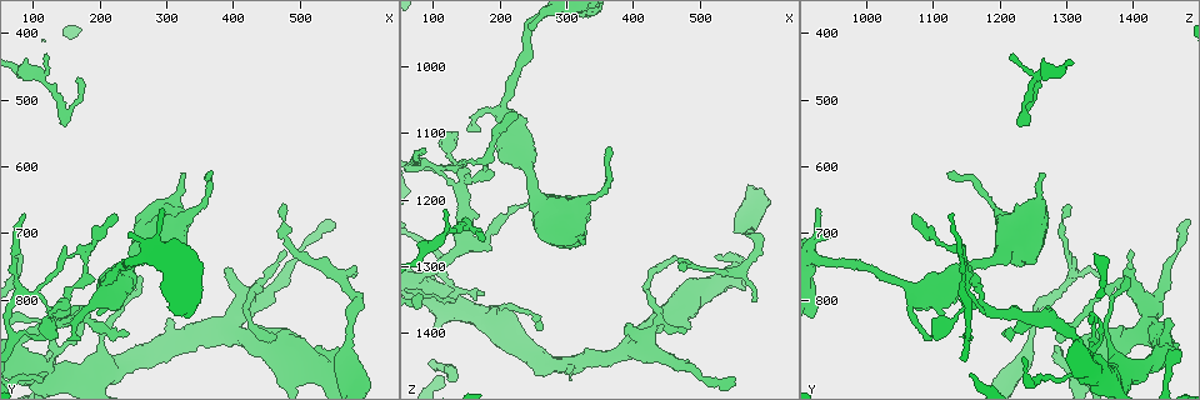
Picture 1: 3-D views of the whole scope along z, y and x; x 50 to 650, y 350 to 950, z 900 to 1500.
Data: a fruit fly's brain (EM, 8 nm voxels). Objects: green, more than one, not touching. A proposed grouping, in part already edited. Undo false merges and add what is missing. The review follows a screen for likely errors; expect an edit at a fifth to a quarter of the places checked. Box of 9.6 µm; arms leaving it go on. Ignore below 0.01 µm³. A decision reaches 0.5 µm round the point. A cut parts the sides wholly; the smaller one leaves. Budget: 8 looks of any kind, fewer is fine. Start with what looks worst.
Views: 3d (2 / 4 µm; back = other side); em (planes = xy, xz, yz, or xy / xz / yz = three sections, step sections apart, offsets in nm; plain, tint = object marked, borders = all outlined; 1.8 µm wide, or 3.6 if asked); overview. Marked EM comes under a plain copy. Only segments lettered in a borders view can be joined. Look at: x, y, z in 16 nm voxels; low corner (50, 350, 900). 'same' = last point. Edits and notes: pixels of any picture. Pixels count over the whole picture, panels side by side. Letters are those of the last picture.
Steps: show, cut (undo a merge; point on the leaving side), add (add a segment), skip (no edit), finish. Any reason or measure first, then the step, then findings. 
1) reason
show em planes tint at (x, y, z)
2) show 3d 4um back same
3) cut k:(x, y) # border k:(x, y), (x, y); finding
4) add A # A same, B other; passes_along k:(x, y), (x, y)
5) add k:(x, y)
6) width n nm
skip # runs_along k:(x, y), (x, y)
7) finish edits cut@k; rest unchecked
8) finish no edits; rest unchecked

thin end
show em planes borders at (165, 475, 1245)

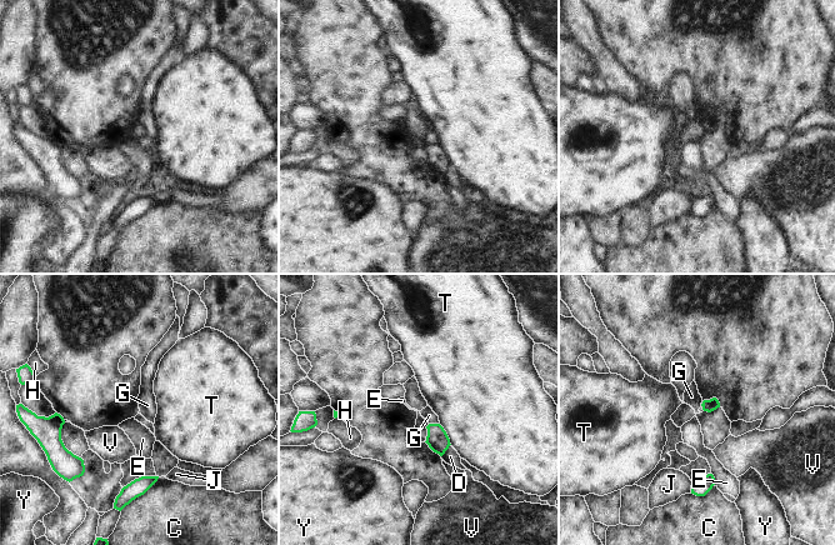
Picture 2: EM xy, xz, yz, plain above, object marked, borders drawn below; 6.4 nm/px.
skip # C other, D other, E other, G other, H other, J other, T other, V other, Y other; border 2:(429, 423), (439, 424); no lettered segment goes on from it

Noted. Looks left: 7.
show em 3.6um planes borders at (120, 900, 1335)

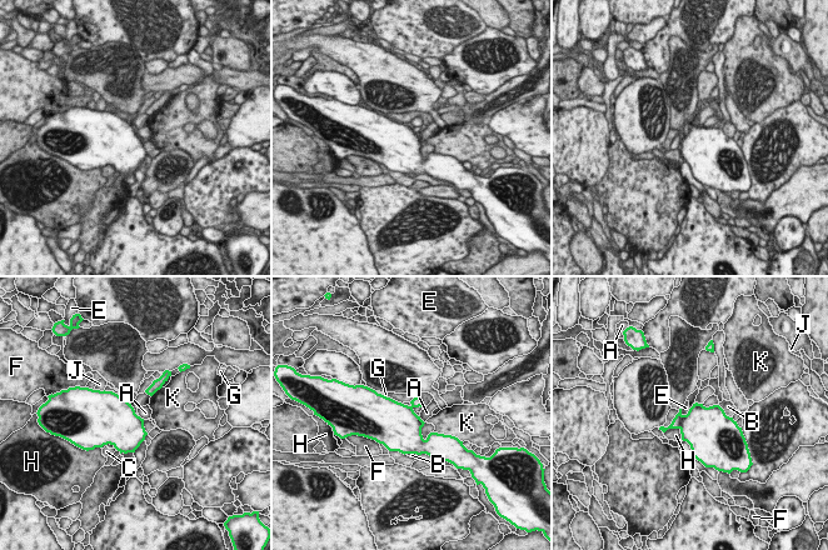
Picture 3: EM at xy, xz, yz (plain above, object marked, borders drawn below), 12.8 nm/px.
longest_contact G 320 nm
cut 3:(676, 424) # A other, B other, C other, E other, F other, G other, H other, J other, K other; border 3:(682, 415), (679, 428); two neurons meet here

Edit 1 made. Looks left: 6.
finish edits cut@3; rest unchecked

